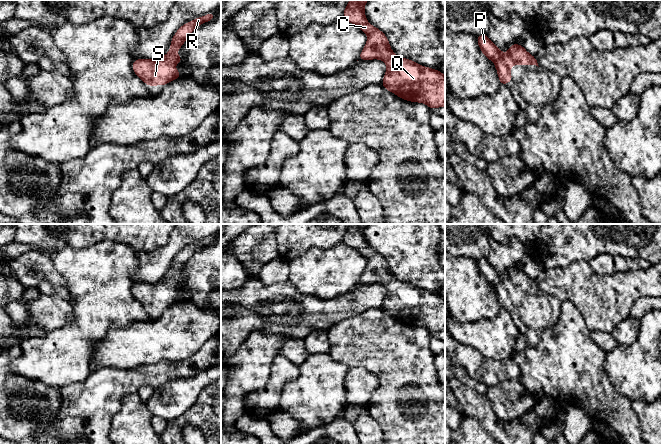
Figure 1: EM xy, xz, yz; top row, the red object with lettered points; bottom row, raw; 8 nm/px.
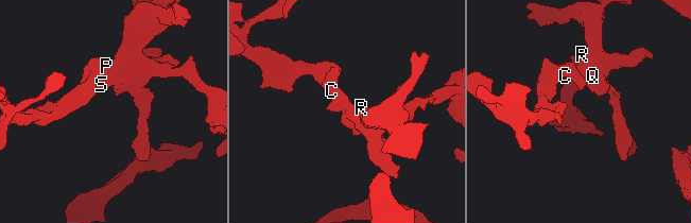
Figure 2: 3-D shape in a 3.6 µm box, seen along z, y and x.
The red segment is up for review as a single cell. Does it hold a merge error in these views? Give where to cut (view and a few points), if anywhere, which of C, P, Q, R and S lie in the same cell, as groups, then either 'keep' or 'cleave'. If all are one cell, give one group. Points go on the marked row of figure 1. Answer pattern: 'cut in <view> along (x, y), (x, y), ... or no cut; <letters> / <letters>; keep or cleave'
no cut; C P Q R S; keep

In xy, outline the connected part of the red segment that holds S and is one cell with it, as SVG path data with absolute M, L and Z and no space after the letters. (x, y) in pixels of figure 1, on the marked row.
M208 13L182 25L174 34L169 52L158 59L136 59L132 64L134 73L144 81L145 85L163 85L181 78L181 74L172 65L178 65L183 59L176 52L182 47L186 39L201 24L215 19L215 13Z

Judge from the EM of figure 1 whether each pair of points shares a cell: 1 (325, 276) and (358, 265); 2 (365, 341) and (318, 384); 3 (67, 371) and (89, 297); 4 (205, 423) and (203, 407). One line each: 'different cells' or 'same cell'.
1: same cell
2: different cells
3: same cell
4: same cell

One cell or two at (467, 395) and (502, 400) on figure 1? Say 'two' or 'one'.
two

